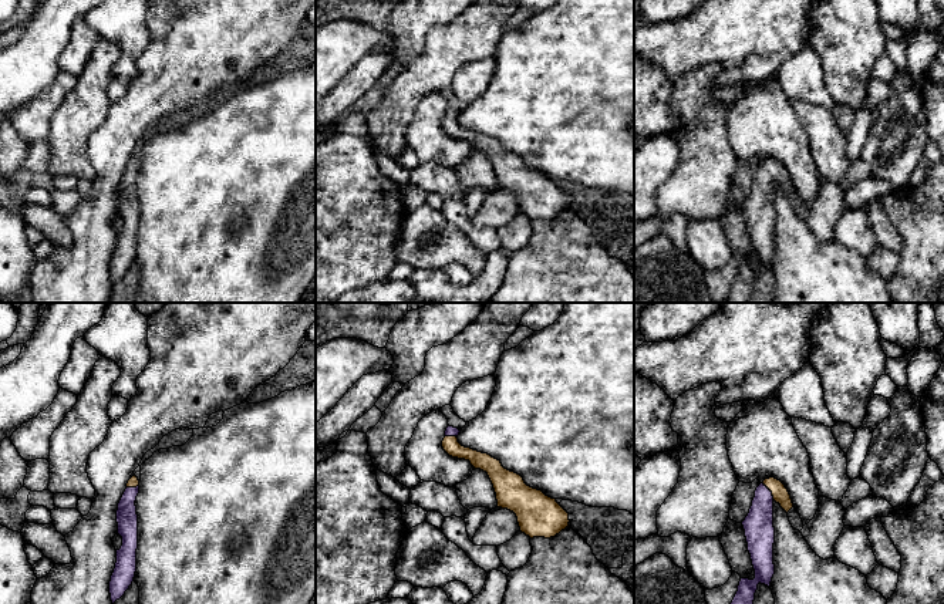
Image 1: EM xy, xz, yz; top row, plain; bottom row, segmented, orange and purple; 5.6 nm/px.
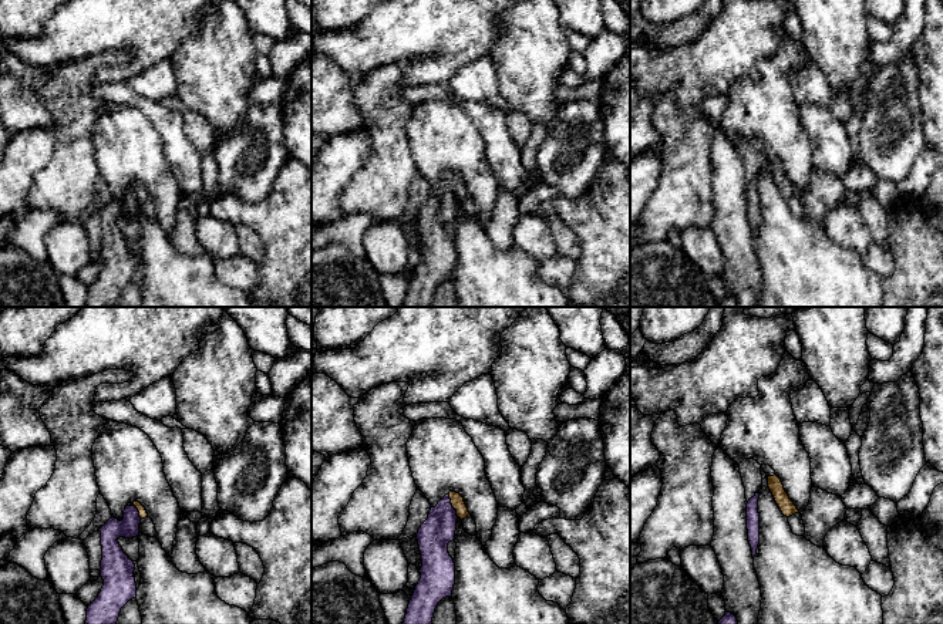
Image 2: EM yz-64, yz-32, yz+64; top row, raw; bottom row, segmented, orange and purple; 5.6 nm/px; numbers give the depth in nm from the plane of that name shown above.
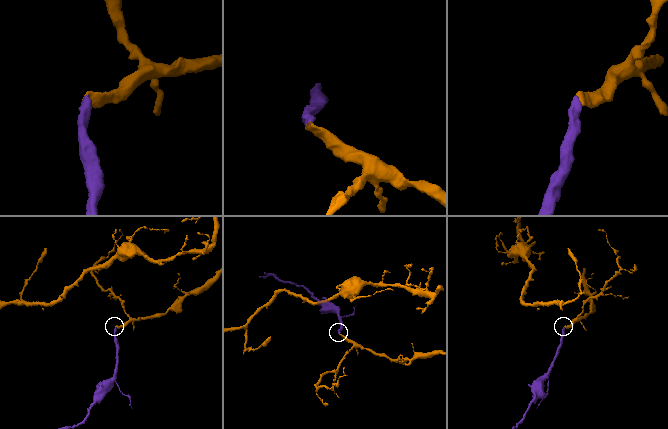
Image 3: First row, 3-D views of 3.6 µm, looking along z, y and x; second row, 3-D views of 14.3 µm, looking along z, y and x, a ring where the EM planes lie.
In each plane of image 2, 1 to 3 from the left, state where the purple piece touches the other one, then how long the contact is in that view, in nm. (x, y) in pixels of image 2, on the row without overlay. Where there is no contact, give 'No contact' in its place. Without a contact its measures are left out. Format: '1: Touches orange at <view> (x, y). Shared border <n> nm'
1: Touches orange at yz-64 (138, 192). Shared border 90 nm
2: Touches orange at yz-32 (453, 188). Shared border 140 nm
3: No contact

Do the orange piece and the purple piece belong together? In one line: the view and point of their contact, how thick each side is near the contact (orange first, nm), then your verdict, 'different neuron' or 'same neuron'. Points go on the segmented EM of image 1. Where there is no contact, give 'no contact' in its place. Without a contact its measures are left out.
yz (769, 489) | 90/170 nm | same neuron

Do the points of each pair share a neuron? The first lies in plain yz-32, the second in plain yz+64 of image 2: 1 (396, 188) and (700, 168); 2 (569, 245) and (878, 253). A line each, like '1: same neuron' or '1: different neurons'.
1: same neuron
2: different neurons

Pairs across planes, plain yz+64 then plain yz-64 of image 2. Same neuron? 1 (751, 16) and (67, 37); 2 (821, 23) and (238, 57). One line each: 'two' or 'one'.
1: one
2: one

